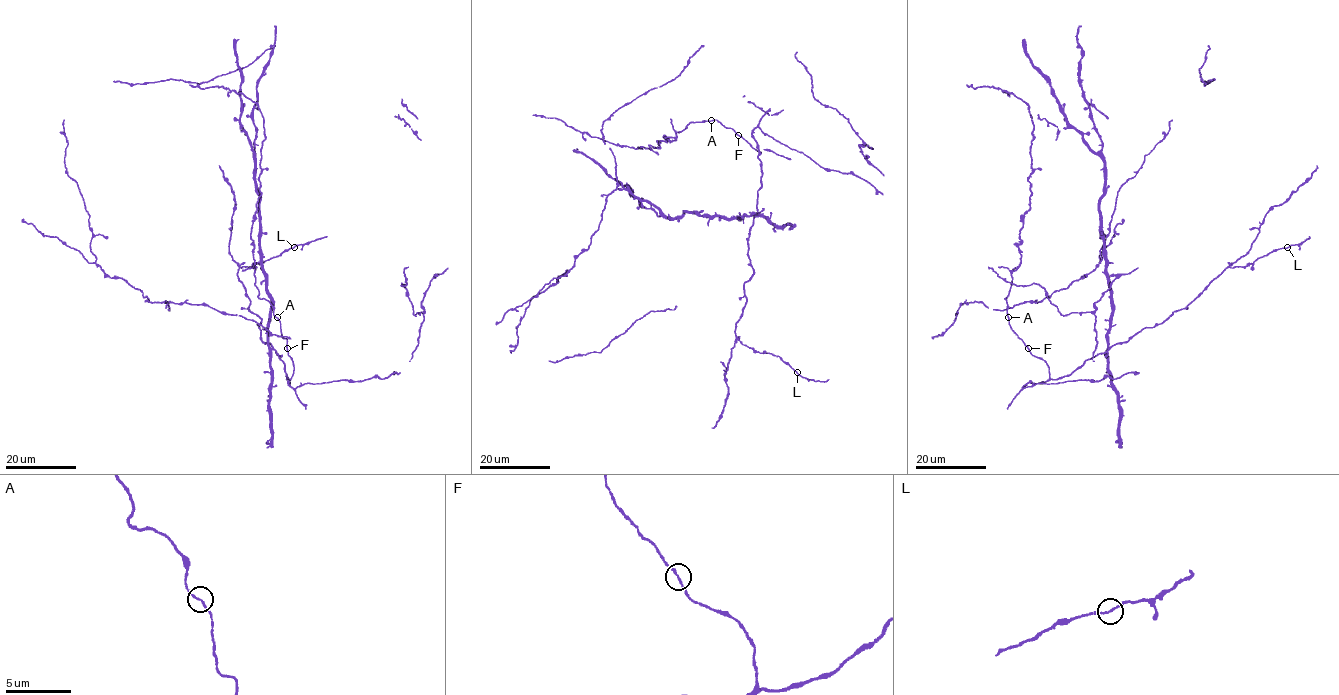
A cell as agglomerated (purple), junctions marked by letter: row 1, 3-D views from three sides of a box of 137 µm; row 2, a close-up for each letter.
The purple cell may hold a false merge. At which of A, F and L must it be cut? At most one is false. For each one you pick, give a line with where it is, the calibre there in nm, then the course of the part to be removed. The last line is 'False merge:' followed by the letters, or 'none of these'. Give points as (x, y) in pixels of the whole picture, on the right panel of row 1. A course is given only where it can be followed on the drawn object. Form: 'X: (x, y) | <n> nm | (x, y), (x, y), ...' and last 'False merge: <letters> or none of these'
False merge: none of these

